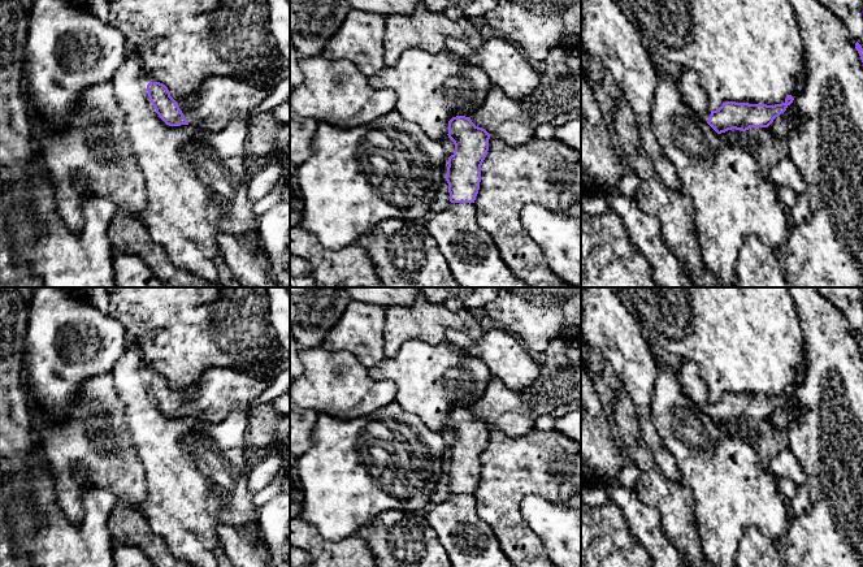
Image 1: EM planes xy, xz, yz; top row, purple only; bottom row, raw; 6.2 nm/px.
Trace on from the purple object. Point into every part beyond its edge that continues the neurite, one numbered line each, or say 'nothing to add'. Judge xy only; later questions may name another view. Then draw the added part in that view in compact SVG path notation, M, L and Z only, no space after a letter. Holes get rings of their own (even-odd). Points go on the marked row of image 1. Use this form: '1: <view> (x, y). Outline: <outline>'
1: xy (220, 100). Outline: M213 75L188 101L177 105L188 125L216 133L235 120L248 124L251 112L268 98L278 78L260 86L248 79Z

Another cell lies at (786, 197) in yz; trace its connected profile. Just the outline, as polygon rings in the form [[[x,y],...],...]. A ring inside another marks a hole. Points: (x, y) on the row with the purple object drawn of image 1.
[[[779,186],[775,190],[776,190],[776,196],[779,202],[781,203],[784,209],[788,212],[795,204],[798,194],[785,186]]]

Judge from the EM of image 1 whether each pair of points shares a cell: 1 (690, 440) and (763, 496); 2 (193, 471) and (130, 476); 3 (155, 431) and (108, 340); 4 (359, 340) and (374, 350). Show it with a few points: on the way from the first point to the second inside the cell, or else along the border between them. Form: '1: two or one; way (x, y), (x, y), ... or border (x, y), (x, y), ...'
1: one; way (708, 458), (745, 494)
2: two; border (134, 446), (144, 471), (147, 498), (143, 505)
3: two; border (126, 347), (109, 371)
4: one; way (363, 340), (371, 347)

